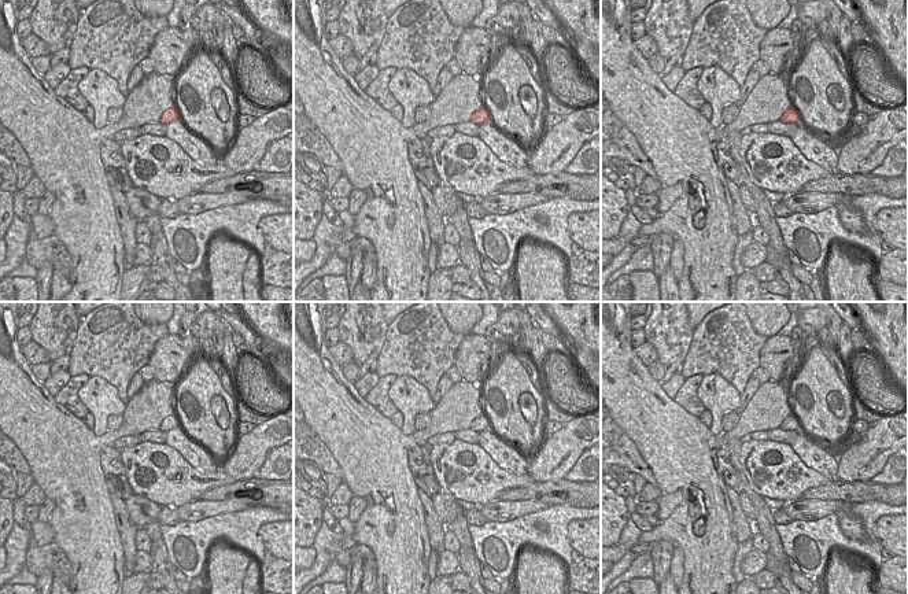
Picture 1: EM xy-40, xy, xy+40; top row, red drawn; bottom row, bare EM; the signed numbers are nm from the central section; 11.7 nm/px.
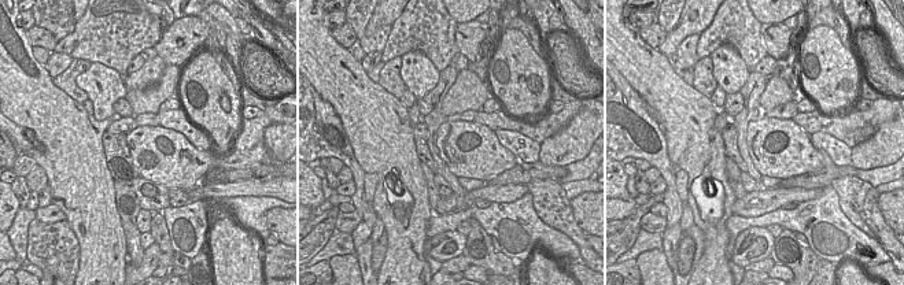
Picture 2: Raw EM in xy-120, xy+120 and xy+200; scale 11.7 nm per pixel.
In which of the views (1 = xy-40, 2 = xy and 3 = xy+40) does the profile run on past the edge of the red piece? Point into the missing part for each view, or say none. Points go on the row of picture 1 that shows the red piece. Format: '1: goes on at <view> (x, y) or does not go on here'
1: does not go on here
2: does not go on here
3: does not go on here

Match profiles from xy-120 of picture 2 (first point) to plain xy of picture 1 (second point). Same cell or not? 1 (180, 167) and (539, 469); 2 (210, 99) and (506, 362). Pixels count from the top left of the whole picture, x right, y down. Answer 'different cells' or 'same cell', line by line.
1: different cells
2: same cell

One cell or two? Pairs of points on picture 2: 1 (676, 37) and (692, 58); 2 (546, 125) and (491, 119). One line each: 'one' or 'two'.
1: two
2: one

